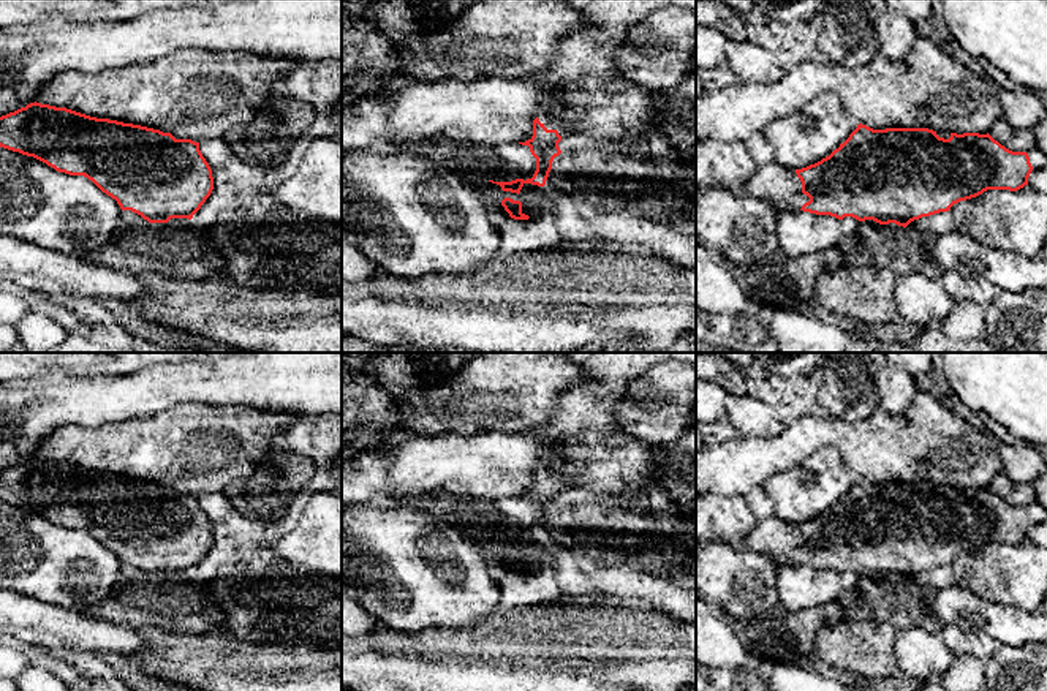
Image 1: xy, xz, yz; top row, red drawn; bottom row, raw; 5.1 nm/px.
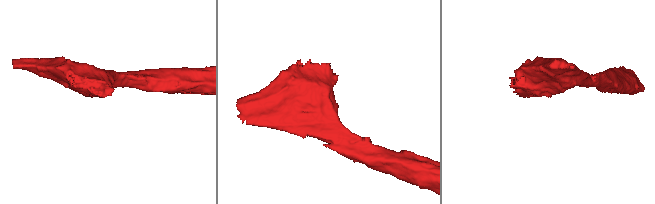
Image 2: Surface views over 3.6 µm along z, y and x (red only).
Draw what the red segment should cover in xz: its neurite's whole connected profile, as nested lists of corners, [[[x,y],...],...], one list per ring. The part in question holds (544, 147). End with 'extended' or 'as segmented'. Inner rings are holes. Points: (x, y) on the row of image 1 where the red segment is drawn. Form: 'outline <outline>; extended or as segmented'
outline [[[592,0],[580,9],[587,27],[563,36],[554,47],[552,62],[541,70],[546,109],[533,120],[533,136],[519,142],[528,145],[536,158],[531,179],[493,182],[503,191],[520,193],[525,183],[544,187],[552,169],[552,161],[561,153],[558,142],[566,130],[561,120],[550,115],[555,90],[585,76],[610,74],[615,68],[615,51],[622,46],[628,30],[664,6],[696,9],[696,0]]]; extended

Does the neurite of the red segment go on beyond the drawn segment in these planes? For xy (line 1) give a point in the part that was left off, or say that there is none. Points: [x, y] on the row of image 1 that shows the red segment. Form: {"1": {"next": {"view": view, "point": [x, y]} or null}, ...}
{"1": {"next": null}}

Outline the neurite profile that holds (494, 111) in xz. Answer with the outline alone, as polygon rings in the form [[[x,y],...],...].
[[[531,74],[522,79],[441,79],[441,81],[408,81],[389,89],[384,95],[372,95],[356,100],[353,104],[342,104],[342,150],[361,150],[375,141],[386,141],[392,145],[406,142],[437,142],[455,147],[463,145],[501,145],[519,144],[531,139],[533,120],[546,109],[542,79]]]

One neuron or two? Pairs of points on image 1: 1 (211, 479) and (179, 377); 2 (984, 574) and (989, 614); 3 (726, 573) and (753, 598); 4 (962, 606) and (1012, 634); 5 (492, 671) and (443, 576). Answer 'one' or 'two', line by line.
1: two
2: two
3: one
4: one
5: two

